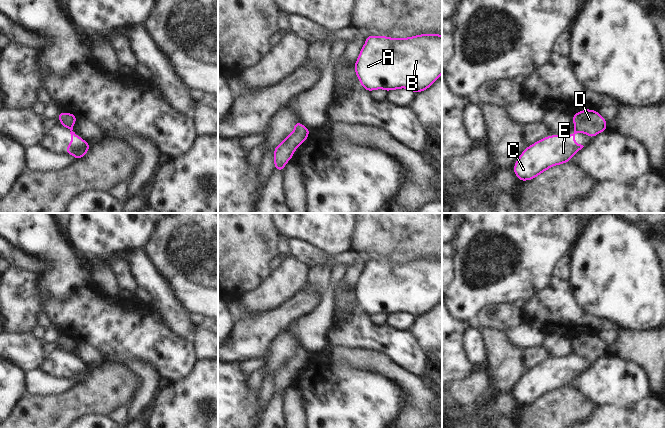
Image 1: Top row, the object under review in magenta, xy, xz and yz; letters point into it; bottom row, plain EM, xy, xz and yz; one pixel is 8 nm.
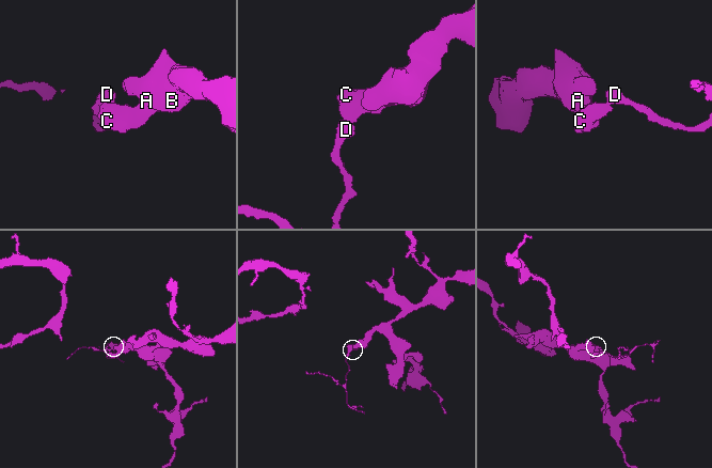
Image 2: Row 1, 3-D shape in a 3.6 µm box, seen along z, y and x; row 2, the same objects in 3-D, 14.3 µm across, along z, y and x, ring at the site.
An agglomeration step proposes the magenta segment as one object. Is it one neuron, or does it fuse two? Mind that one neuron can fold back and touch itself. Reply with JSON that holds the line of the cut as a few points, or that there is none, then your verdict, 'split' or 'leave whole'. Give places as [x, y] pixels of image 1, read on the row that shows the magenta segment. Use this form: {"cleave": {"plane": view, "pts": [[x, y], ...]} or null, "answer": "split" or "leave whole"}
{"cleave": {"plane": "yz", "pts": [[574, 130], [577, 131]]}, "answer": "split"}

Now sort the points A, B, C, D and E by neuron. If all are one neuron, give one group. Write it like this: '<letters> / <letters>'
A B C E / D

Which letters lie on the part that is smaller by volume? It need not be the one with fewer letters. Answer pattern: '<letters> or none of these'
D

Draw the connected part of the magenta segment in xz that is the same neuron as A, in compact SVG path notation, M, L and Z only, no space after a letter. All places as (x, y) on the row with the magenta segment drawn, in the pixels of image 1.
M367 35L354 70L368 92L401 88L415 94L424 92L442 74L442 35L405 38Z

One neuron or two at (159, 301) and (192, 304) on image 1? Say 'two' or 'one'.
two

